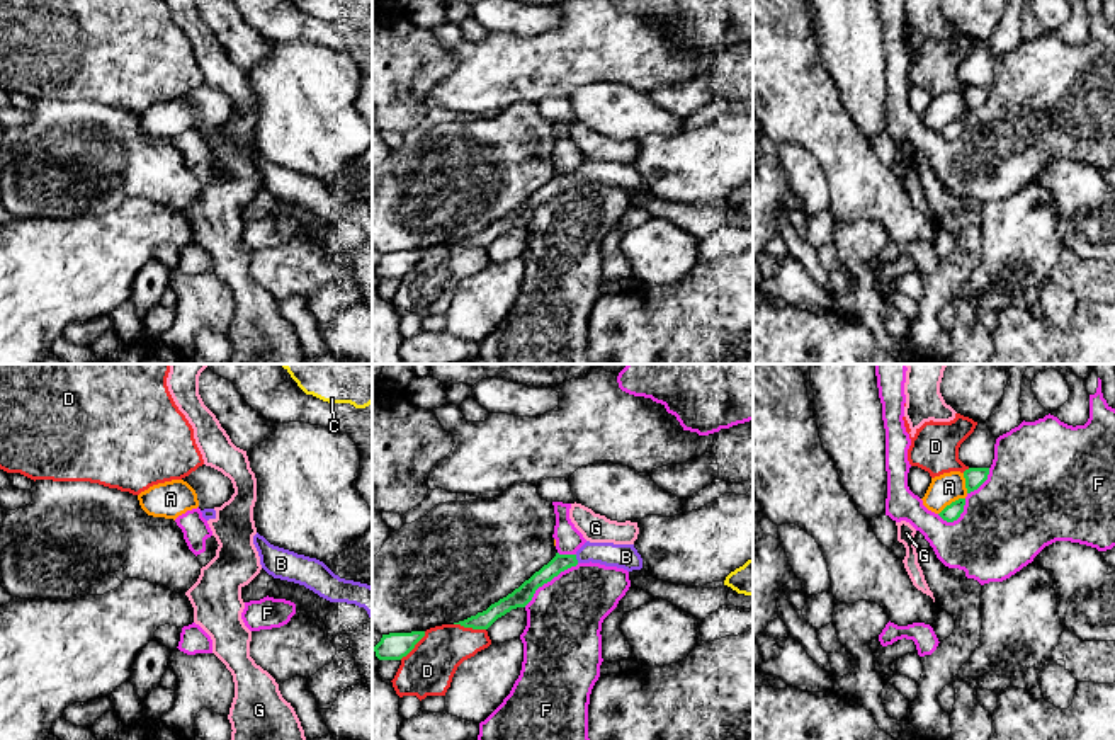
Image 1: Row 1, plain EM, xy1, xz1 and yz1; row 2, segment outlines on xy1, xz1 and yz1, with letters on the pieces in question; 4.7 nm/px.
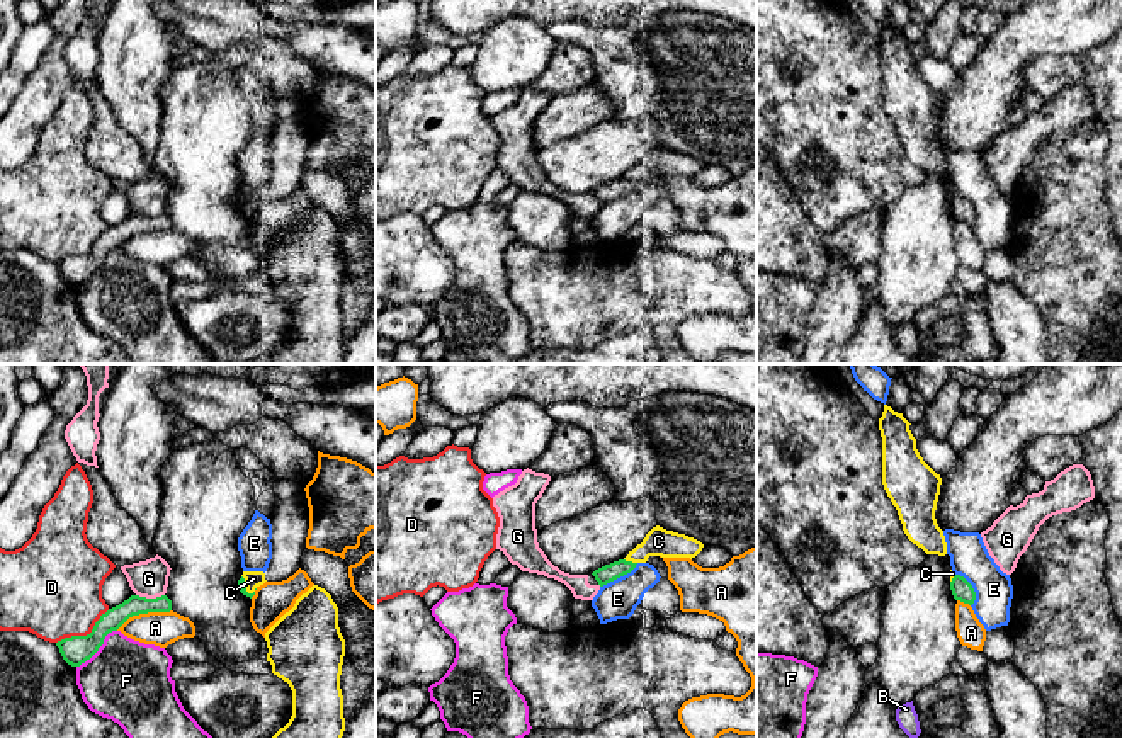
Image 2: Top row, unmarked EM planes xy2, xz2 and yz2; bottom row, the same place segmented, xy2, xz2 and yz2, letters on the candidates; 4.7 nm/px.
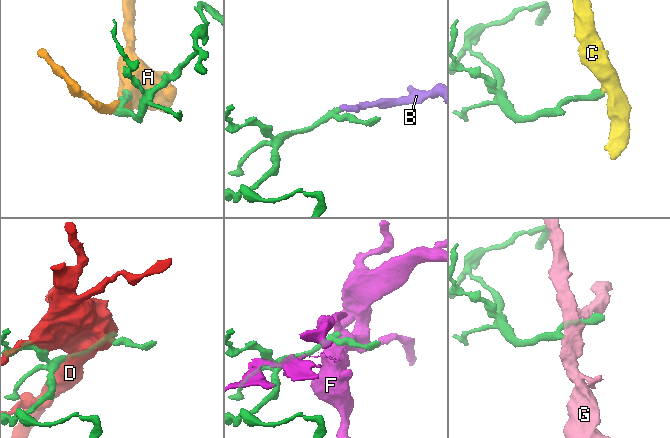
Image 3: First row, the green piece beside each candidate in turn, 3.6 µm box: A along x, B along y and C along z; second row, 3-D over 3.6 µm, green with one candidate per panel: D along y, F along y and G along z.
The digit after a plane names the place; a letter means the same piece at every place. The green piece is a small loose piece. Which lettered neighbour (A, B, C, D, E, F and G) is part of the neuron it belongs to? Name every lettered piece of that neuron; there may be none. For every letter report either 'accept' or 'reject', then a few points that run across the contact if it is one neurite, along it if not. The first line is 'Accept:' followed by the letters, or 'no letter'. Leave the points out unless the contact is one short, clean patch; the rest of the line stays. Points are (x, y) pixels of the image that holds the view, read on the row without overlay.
Accept: B
A: reject
B: accept | xz1 (560, 181), (575, 177), (583, 174), (626, 176)
C: reject
D: reject
E: reject
F: reject | xz1 (578, 182), (544, 201), (524, 225)
G: reject | xy2 (136, 213), (147, 216), (164, 215)

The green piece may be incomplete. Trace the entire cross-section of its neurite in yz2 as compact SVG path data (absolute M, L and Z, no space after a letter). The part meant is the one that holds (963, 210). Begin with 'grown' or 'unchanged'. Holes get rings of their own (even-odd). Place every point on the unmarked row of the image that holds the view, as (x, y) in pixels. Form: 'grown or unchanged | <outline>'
unchanged | M954 194L950 201L950 209L955 219L972 224L976 219L976 211L972 204L960 194Z

